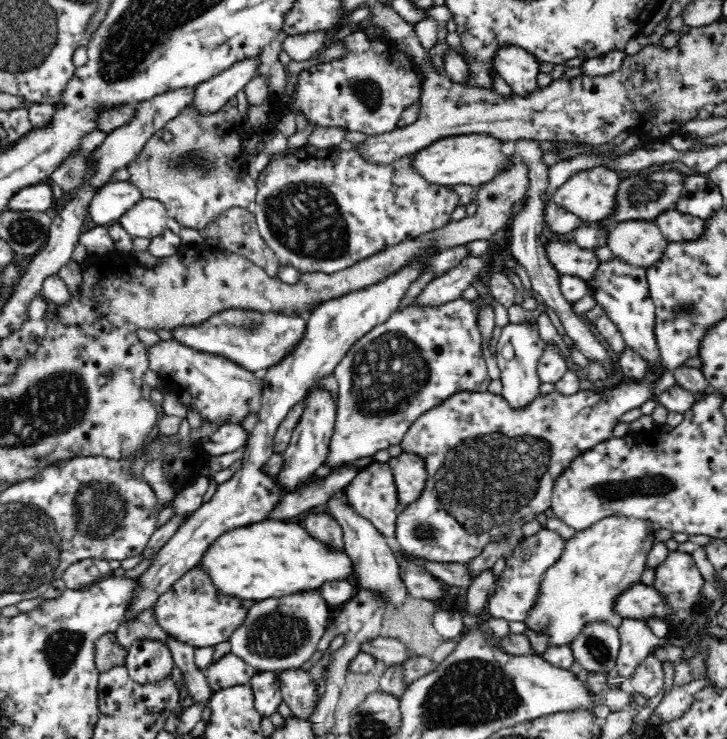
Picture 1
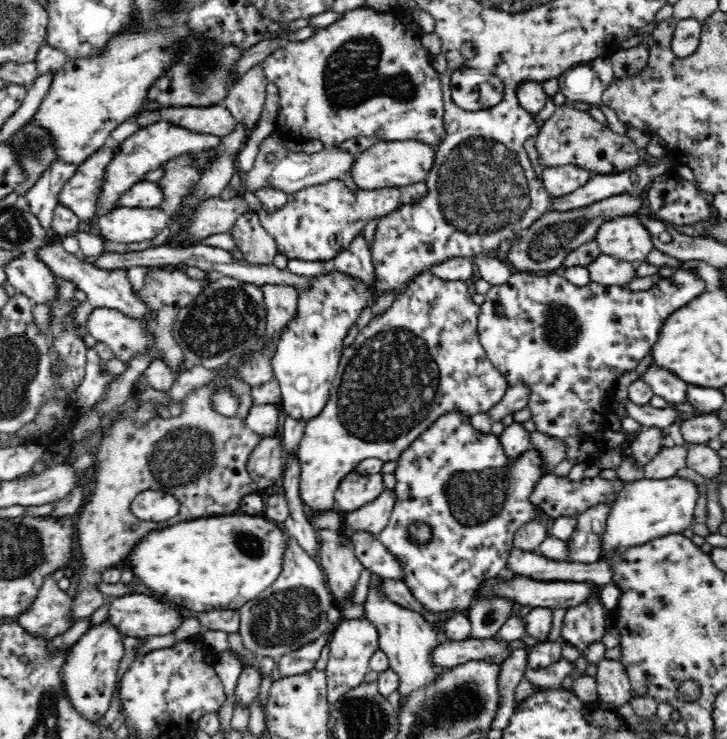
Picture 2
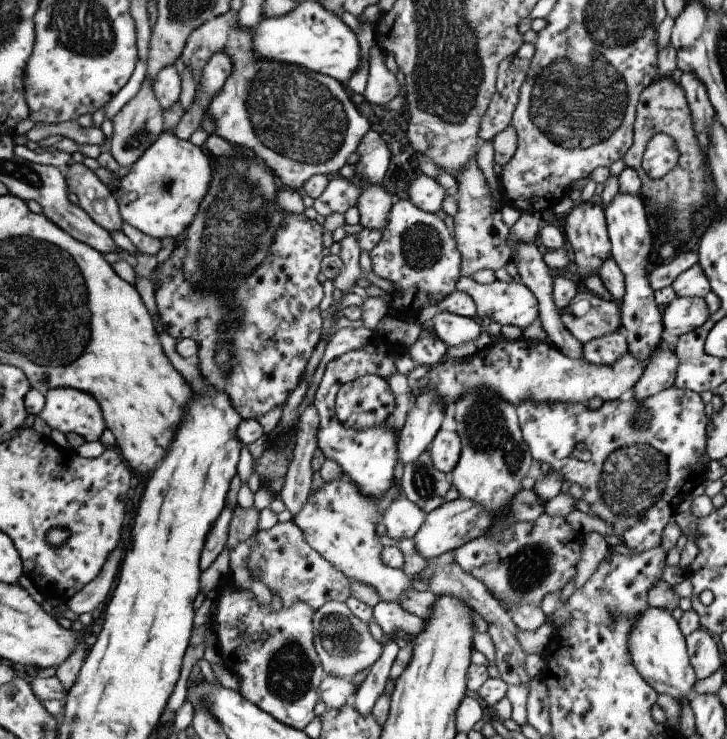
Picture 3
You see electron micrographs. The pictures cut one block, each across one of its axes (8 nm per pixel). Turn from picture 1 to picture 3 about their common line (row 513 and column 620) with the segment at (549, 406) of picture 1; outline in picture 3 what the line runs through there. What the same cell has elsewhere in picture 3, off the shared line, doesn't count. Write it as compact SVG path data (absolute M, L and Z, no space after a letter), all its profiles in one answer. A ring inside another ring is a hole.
M669 386L644 401L626 395L602 402L595 410L589 410L586 403L581 402L535 404L529 400L519 402L515 410L523 442L527 444L533 460L549 464L567 485L577 484L581 488L580 499L589 506L594 516L607 522L629 550L640 553L660 545L661 531L676 512L677 505L684 496L688 496L693 485L704 482L704 463L710 459L705 454L708 418L703 406L699 393ZM641 410L649 416L649 426L645 430L633 428L633 418Z

